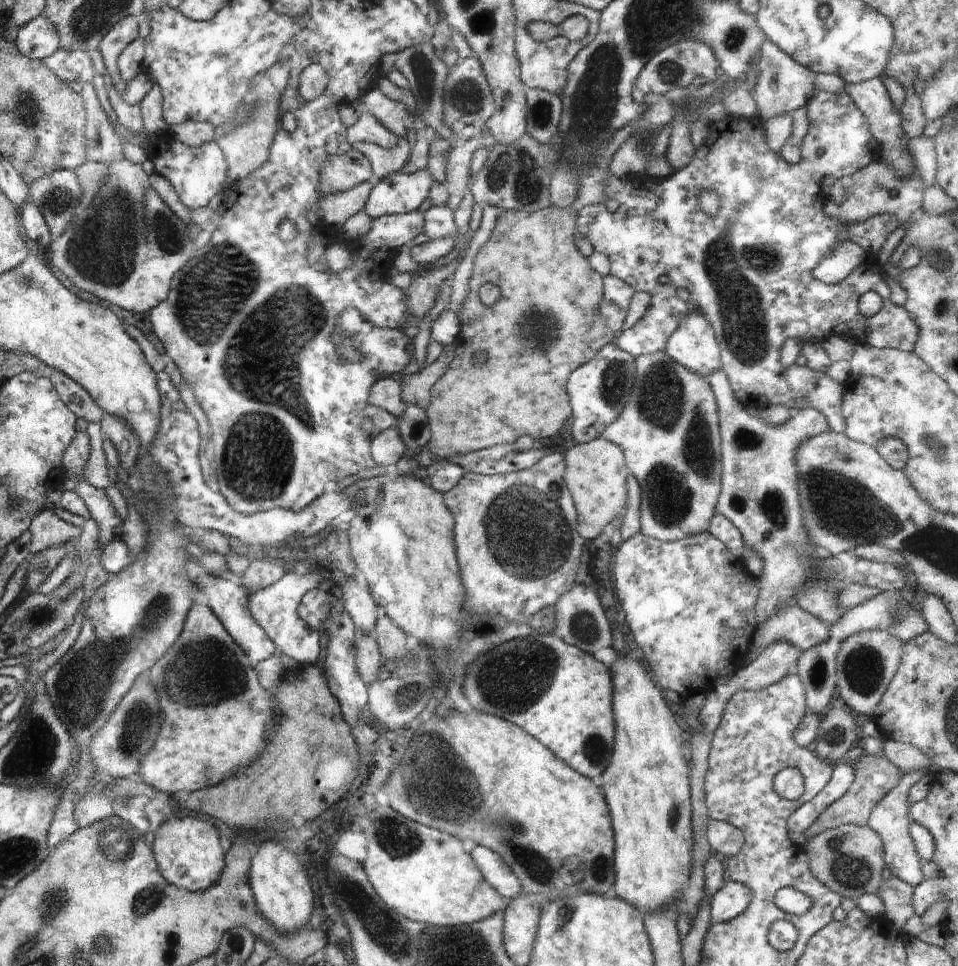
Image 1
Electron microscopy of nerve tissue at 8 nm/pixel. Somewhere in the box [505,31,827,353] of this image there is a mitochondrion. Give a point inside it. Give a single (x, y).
(542, 112)

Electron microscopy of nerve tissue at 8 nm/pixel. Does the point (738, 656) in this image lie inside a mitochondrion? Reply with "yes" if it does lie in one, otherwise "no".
no

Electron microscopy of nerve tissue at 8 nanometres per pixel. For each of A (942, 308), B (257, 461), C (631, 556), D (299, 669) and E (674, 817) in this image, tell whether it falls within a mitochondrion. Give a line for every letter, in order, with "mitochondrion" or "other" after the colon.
A: mitochondrion
B: mitochondrion
C: other
D: other
E: other

